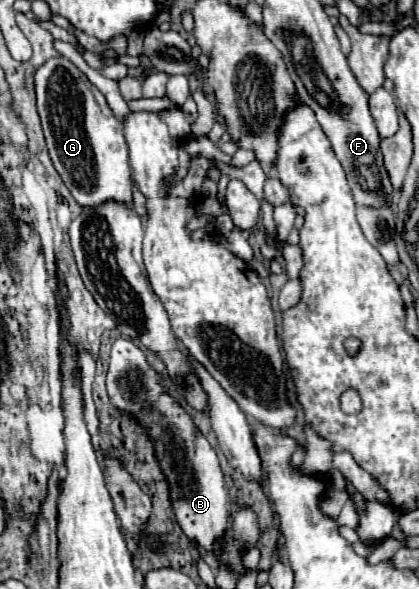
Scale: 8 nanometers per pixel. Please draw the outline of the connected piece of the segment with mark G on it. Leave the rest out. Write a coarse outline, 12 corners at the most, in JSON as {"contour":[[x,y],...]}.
{"contour":[[67,58],[35,74],[49,156],[79,206],[133,206],[123,126]]}

